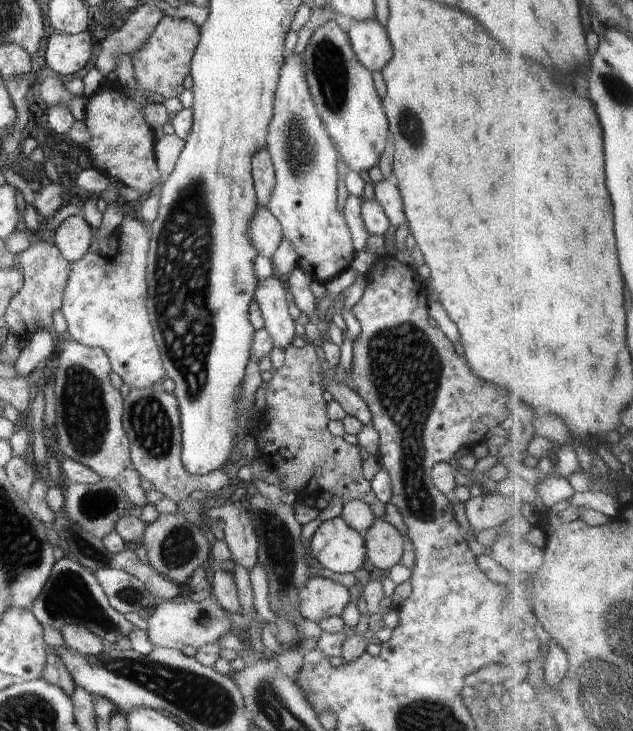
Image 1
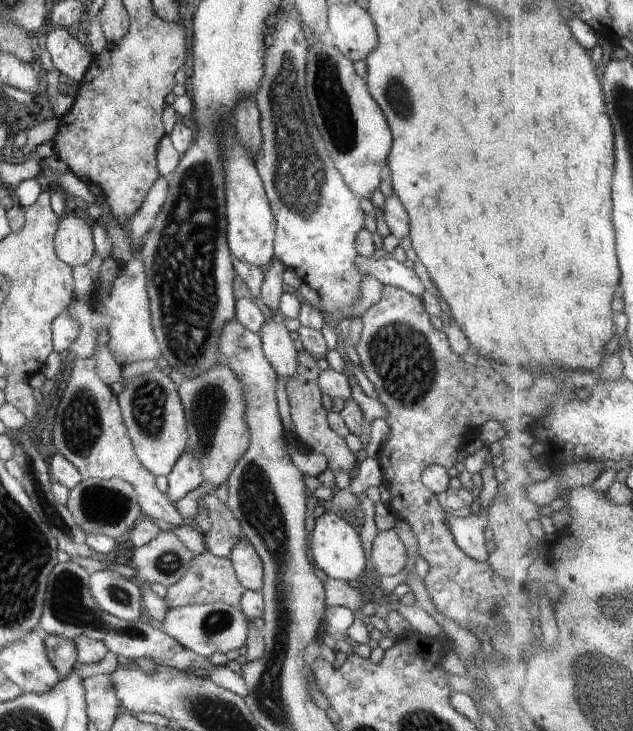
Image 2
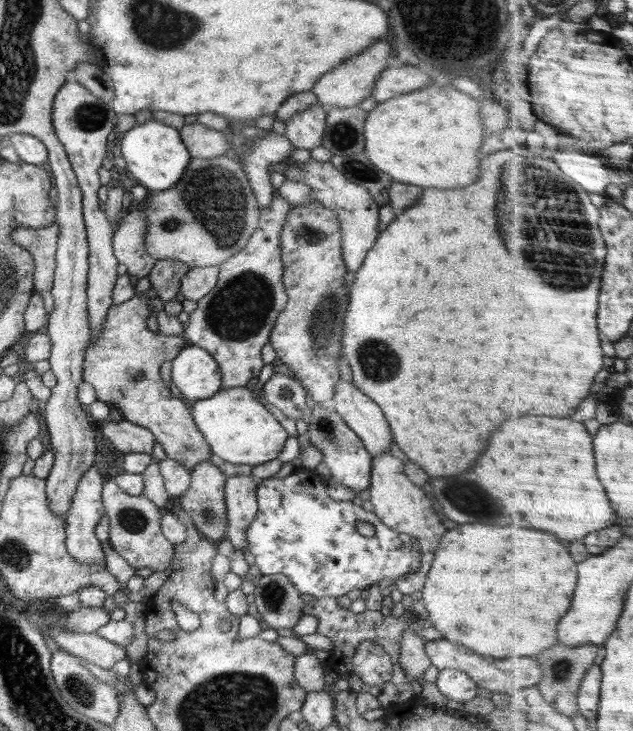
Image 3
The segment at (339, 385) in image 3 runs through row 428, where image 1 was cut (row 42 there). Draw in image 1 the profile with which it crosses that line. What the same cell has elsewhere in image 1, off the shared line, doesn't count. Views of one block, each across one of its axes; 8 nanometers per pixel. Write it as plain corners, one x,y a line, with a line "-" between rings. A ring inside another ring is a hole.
354,21
347,33
355,55
371,73
387,67
392,45
387,30
378,21

